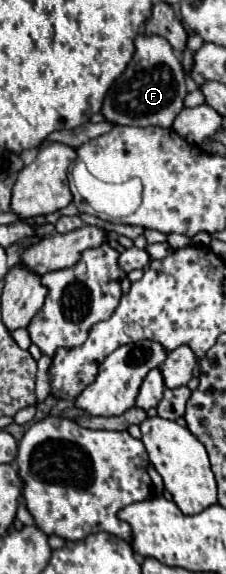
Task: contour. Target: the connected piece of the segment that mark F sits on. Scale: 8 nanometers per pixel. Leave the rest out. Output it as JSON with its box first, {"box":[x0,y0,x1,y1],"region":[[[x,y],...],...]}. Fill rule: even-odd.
{"box":[101,36,187,128],"region":[[[137,36],[135,56],[125,68],[125,72],[109,88],[101,114],[107,122],[117,126],[161,126],[171,128],[175,116],[185,108],[183,100],[187,96],[185,72],[171,44],[161,36]]]}

